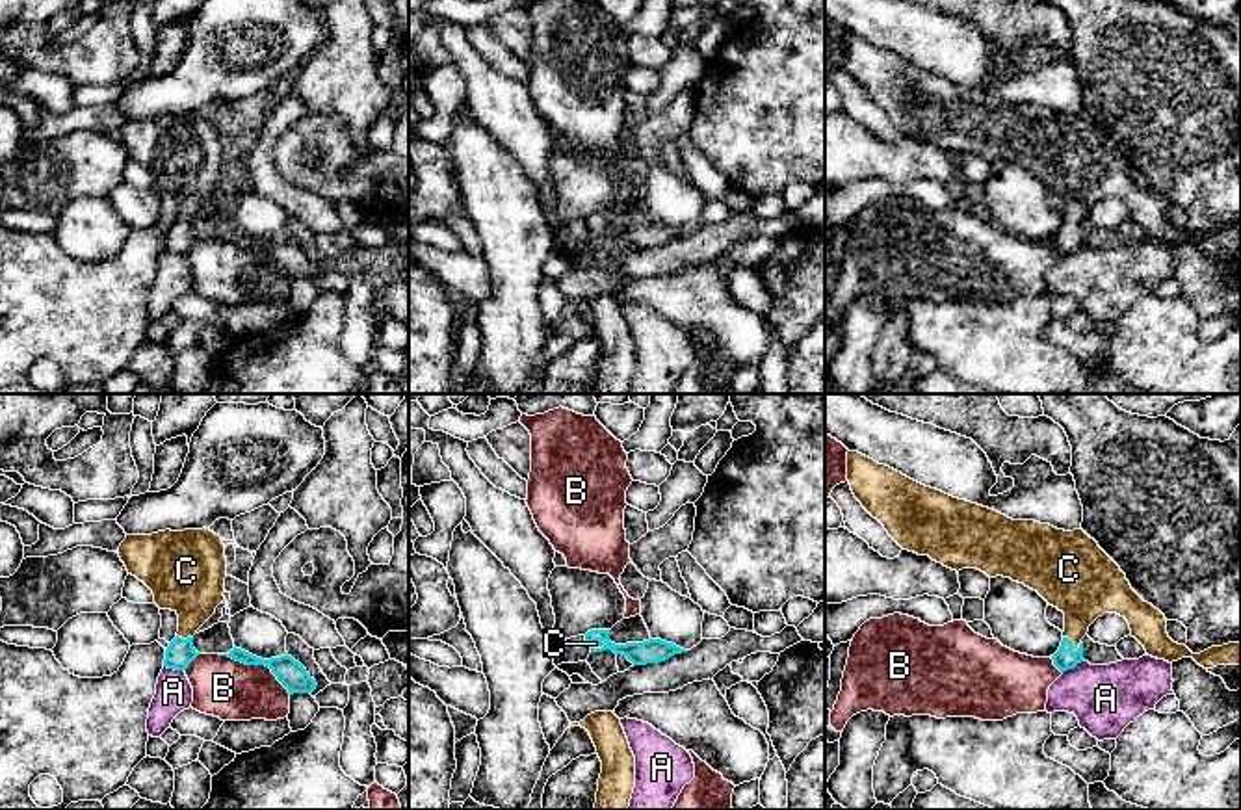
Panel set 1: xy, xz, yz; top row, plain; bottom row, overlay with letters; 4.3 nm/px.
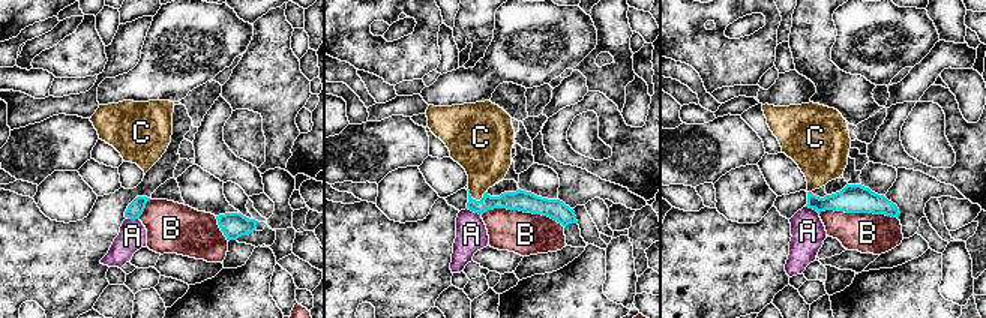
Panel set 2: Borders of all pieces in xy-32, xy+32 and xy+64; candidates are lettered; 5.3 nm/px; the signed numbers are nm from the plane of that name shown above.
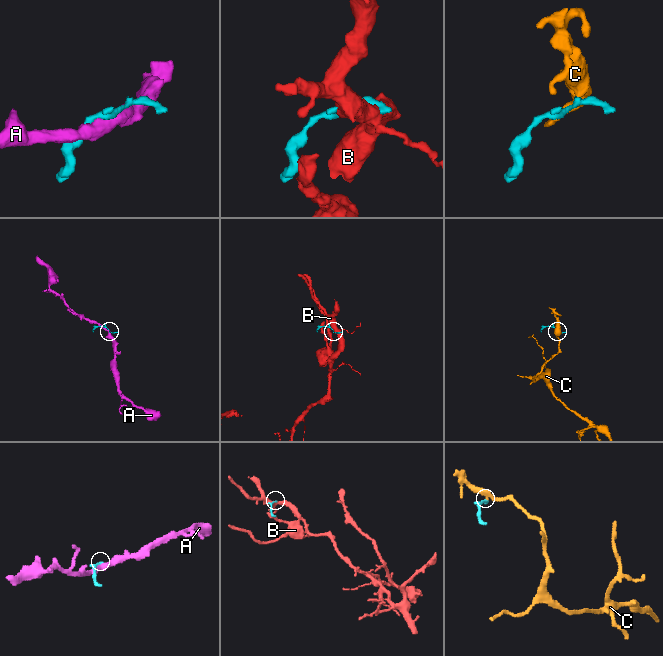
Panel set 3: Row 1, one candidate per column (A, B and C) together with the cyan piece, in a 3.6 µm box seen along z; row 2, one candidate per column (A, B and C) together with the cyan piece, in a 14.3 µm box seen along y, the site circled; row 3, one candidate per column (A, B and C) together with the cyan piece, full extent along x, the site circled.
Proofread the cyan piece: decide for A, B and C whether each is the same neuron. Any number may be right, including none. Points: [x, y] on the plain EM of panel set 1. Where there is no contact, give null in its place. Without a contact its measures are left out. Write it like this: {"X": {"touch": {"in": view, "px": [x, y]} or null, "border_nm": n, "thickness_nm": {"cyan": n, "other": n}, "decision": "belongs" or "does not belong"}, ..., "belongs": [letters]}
{"A": {"touch": {"in": "yz", "px": [1072, 251]}, "border_nm": 110, "thickness_nm": {"cyan": 100, "other": 300}, "decision": "does not belong"}, "B": {"touch": {"in": "xy", "px": [257, 248]}, "border_nm": 360, "thickness_nm": {"cyan": 120, "other": 260}, "decision": "does not belong"}, "C": {"touch": {"in": "yz", "px": [1071, 229]}, "border_nm": 90, "thickness_nm": {"cyan": 100, "other": 280}, "decision": "belongs"}, "belongs": ["C"]}

